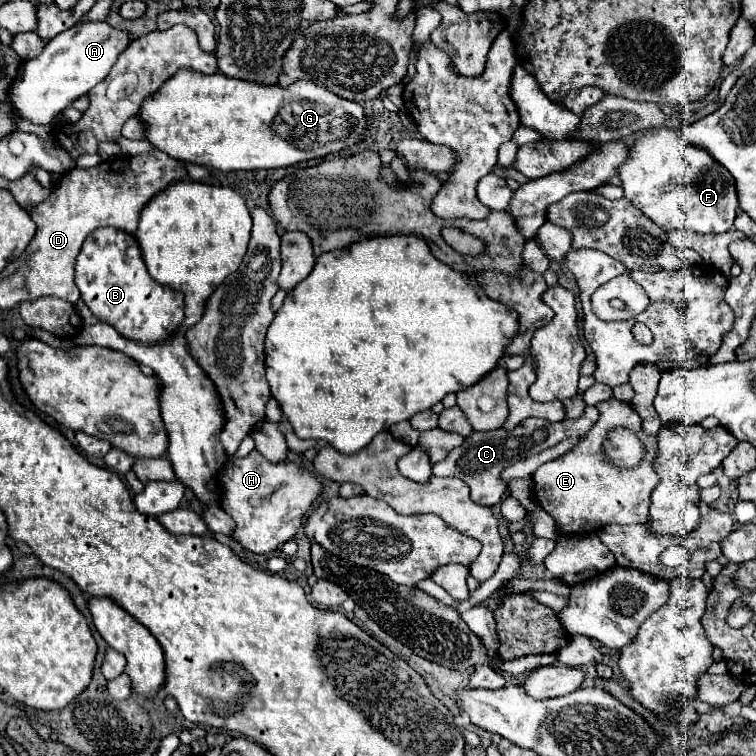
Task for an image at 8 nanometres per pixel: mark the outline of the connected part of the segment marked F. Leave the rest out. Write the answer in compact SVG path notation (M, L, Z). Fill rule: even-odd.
M652 129L630 145L626 161L618 165L624 197L664 231L690 227L698 233L724 233L732 229L738 209L734 177L710 153L686 143L682 131Z

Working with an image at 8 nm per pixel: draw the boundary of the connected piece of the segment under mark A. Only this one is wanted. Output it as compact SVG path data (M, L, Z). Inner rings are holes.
M82 21L50 39L38 57L22 63L14 85L10 87L8 99L22 119L38 125L50 125L60 111L72 105L74 99L86 95L92 87L106 79L110 67L130 41L128 31L114 29L106 21Z

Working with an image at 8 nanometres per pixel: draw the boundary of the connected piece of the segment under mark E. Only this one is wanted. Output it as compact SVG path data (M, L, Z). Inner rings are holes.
M608 399L600 403L600 419L592 427L592 431L566 455L548 461L536 469L532 475L536 499L542 509L554 517L558 533L592 533L598 527L618 523L646 523L650 509L650 495L658 485L658 475L654 471L654 459L658 453L656 437L648 435L642 429L642 421L630 403L620 403L616 399ZM614 427L628 427L638 435L638 439L646 447L646 457L638 465L638 469L612 469L602 459L602 443L606 435Z

